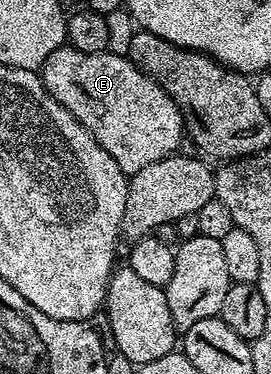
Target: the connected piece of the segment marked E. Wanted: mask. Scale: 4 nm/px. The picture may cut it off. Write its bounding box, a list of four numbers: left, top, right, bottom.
[39,44,183,176]

